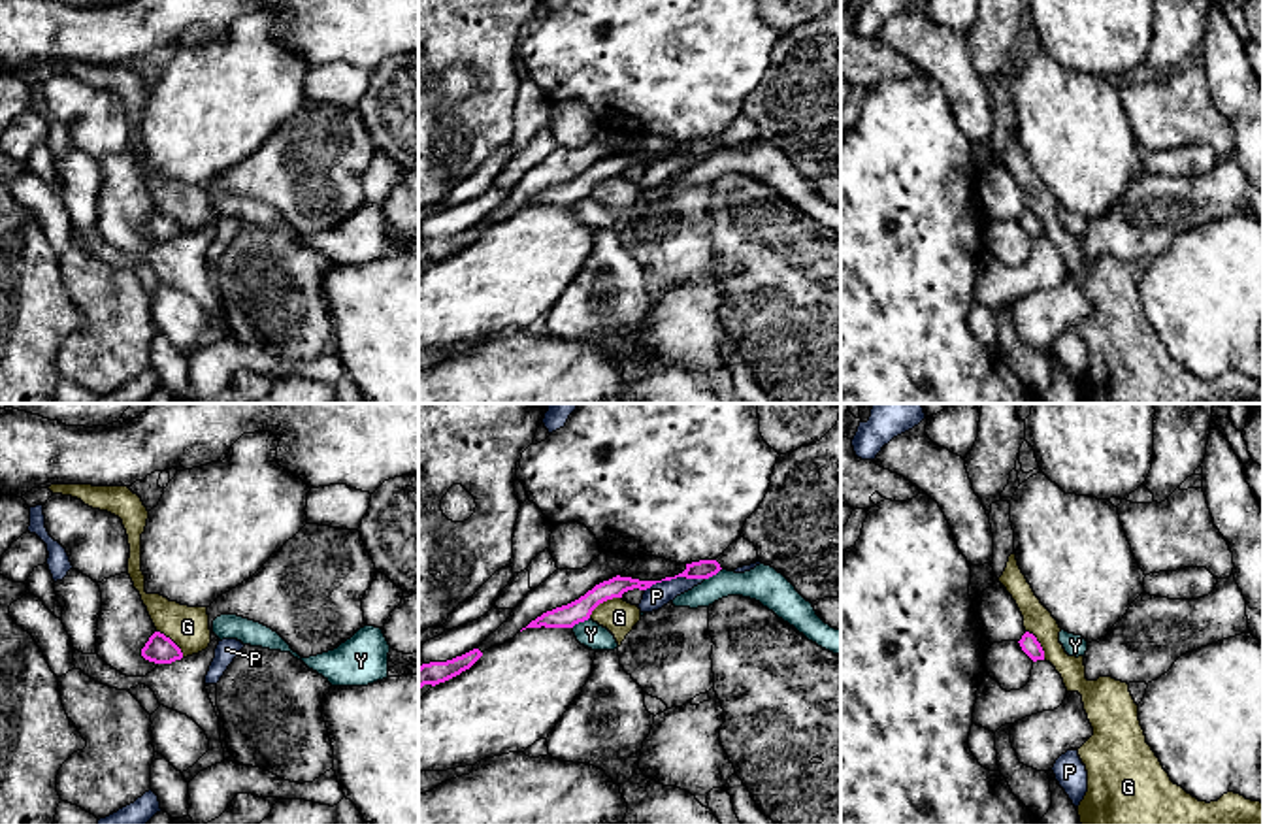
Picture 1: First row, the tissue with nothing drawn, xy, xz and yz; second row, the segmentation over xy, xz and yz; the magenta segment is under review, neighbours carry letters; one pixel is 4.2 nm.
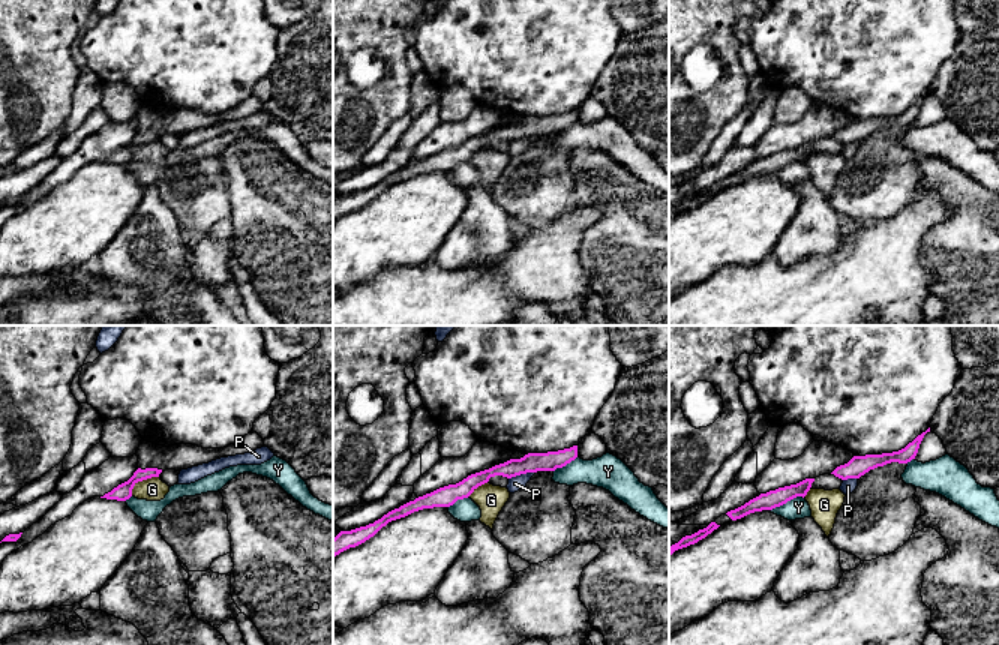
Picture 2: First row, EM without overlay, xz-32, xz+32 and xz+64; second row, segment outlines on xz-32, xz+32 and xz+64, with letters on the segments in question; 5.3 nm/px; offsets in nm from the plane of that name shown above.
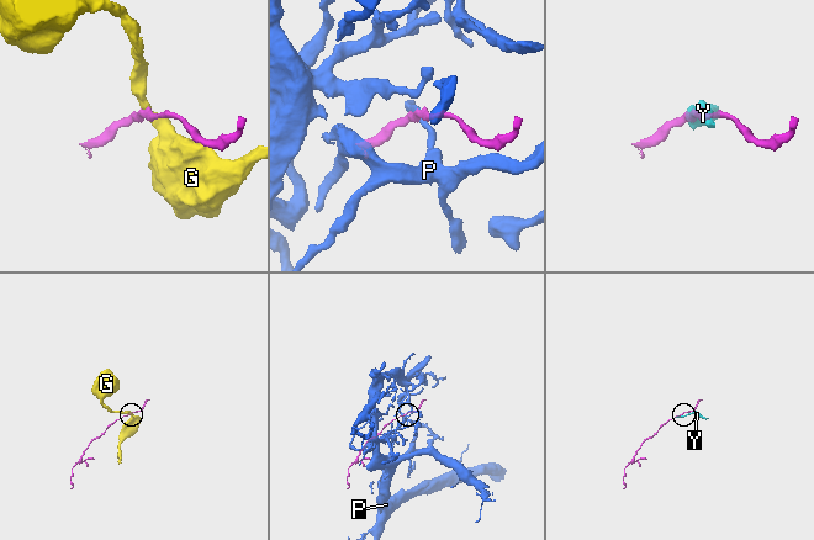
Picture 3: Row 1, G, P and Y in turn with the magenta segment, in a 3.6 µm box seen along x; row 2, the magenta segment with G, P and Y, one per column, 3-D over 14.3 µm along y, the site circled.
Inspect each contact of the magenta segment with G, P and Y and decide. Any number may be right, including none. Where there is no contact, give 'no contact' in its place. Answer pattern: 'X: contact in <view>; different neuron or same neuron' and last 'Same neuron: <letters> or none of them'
G: contact in xz; different neuron
P: contact in xz; different neuron
Y: contact in xz; different neuron
Same neuron: none of them

